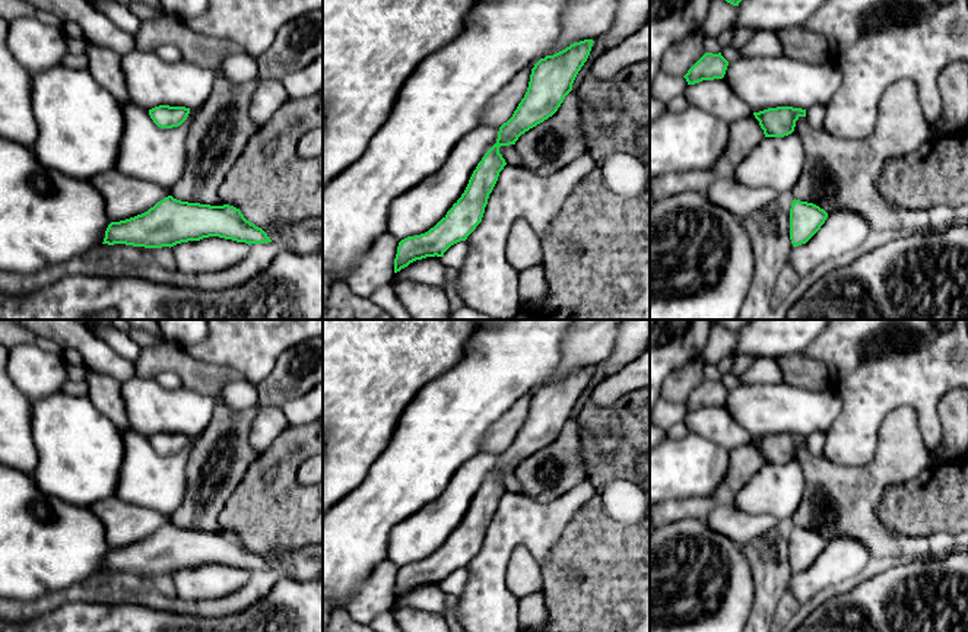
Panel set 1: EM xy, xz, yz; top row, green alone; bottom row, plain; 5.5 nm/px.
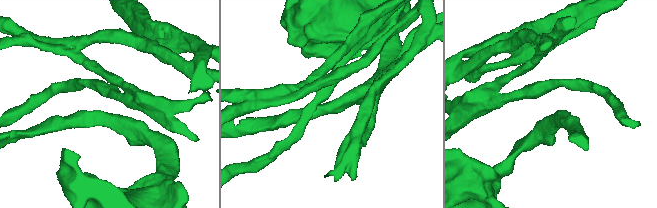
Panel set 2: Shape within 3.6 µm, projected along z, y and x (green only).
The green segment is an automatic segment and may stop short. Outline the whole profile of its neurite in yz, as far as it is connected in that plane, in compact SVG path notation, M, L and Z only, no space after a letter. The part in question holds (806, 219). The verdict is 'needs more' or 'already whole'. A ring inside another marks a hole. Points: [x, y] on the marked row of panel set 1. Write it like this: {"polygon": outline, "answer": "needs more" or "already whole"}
{"polygon": "M793 200L790 209L790 239L793 247L806 244L825 223L828 213L807 201Z", "answer": "already whole"}

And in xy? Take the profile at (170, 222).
{"polygon": "M172 196L134 217L111 222L102 244L145 248L174 247L181 242L219 236L237 242L272 242L267 234L247 220L239 209L223 204L188 203Z", "answer": "already whole"}

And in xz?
{"polygon": "M593 39L574 42L534 64L524 98L512 117L499 127L496 143L477 163L461 197L428 232L407 236L399 242L394 273L416 260L444 257L451 245L467 239L482 222L489 194L507 165L499 147L515 144L521 134L558 111L572 90L572 83L587 61L593 42Z", "answer": "already whole"}

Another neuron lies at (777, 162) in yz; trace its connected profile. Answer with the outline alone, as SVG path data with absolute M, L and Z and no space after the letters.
M797 133L784 137L764 137L739 163L733 178L777 193L793 191L804 165L804 149Z

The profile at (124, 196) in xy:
M118 169L98 174L89 182L102 194L107 216L111 222L142 215L171 196L171 190L126 175Z

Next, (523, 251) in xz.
M527 219L512 222L507 236L505 257L518 271L542 264L542 239Z

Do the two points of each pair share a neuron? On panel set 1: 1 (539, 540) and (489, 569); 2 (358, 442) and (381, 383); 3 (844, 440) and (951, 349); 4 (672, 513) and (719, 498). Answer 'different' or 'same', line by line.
1: same
2: same
3: same
4: same

